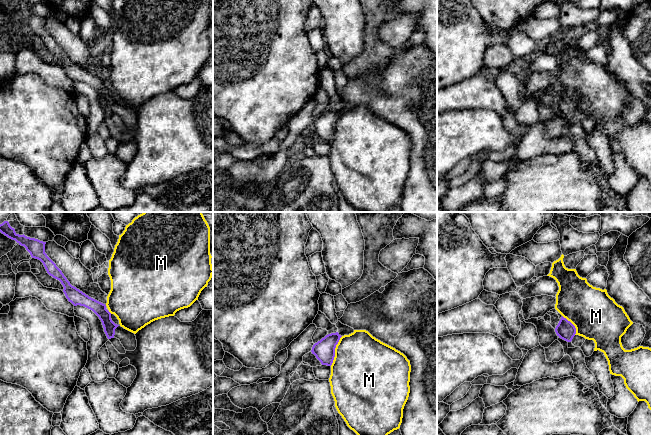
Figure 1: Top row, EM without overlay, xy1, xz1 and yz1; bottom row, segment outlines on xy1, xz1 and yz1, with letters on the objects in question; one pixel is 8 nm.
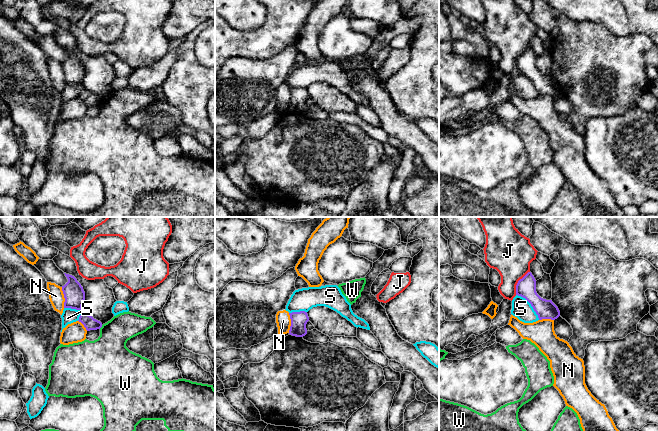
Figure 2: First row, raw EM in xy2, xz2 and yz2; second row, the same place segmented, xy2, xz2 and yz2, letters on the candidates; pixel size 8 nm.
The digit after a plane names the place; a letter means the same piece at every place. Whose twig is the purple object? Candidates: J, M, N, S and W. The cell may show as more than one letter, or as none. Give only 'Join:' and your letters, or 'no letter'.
Join: no letter

